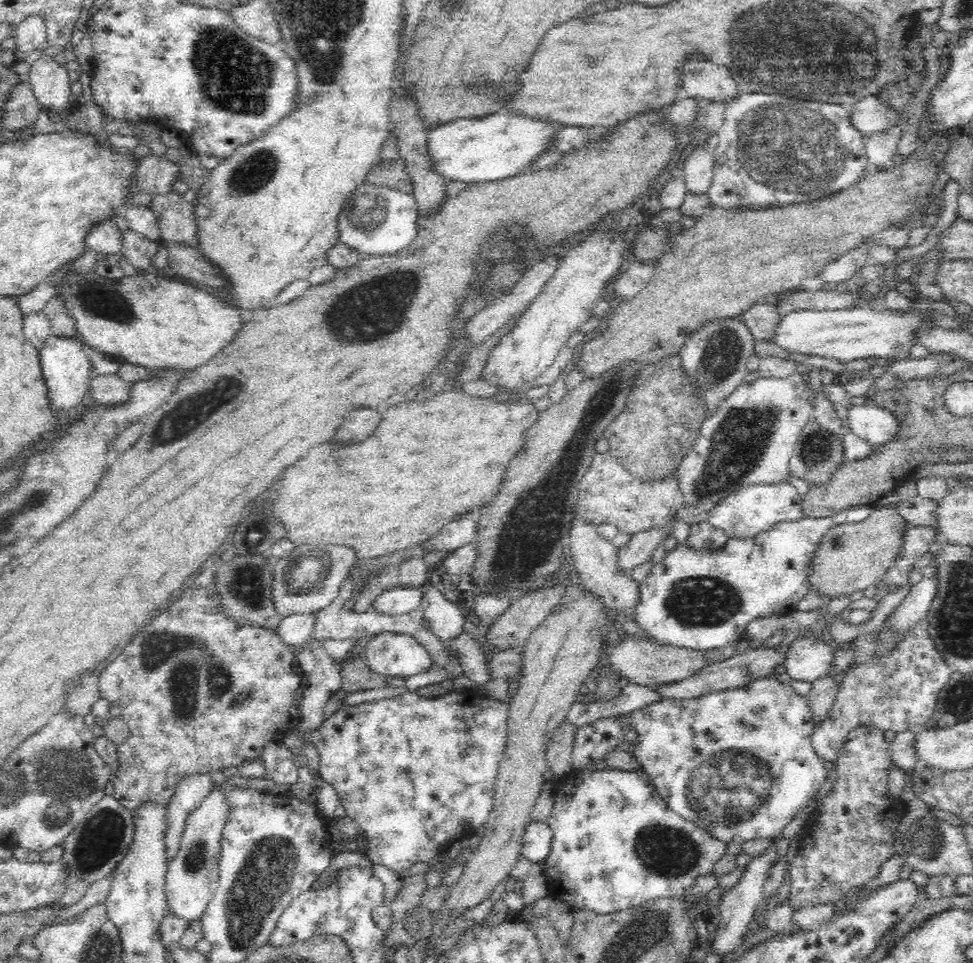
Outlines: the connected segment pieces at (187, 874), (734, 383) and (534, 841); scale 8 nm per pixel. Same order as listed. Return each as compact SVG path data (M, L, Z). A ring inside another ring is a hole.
M213 789L204 802L196 810L192 810L187 817L186 828L180 840L180 850L176 858L167 866L166 895L170 912L179 918L198 921L219 890L221 830L227 821L224 791Z
M739 316L718 317L706 319L680 349L682 365L684 369L688 369L692 383L700 387L700 395L710 413L713 413L734 390L738 390L740 384L744 384L744 378L749 371L748 362L754 355L754 340L752 329L748 323L740 320Z
M531 821L526 826L522 854L531 863L543 865L552 852L554 831L547 821Z

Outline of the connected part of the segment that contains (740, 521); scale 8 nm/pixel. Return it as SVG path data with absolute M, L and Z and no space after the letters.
M785 481L774 485L751 485L734 492L709 511L708 521L712 526L722 529L729 538L754 540L762 532L772 530L776 524L798 522L808 517L808 513L802 509L802 495L790 482Z

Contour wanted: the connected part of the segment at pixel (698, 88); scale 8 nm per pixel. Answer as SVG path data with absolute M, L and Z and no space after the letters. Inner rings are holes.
M694 62L684 70L686 74L685 90L696 101L723 103L734 100L740 89L733 72L728 66L712 64L712 62Z

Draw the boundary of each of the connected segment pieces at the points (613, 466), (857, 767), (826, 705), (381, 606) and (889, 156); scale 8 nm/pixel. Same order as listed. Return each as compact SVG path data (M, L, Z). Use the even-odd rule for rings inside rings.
M609 452L598 454L594 456L591 470L581 483L576 512L586 523L596 526L602 523L613 524L620 533L630 534L630 536L649 528L659 527L670 519L675 521L672 525L674 527L672 536L676 538L678 544L687 545L690 525L676 519L676 511L684 507L677 480L677 476L673 475L666 481L642 482L634 479L621 462Z
M858 725L844 739L840 754L834 761L836 780L826 796L817 804L816 820L800 840L804 846L789 861L790 900L795 910L818 904L841 905L842 901L859 887L866 885L880 872L881 866L895 854L894 832L906 805L886 794L890 770L895 765L892 742L886 740L885 730L872 725Z
M834 677L819 678L811 682L811 690L807 696L809 702L811 702L810 709L812 709L812 715L814 715L814 721L822 722L822 720L828 718L829 710L839 694L840 684L841 682L836 682Z
M397 586L392 590L388 590L388 592L384 592L376 600L374 608L391 615L408 614L413 610L420 609L424 596L426 596L424 587L409 589Z
M901 126L873 133L865 138L865 150L873 170L892 170L897 161L897 142L901 135Z

